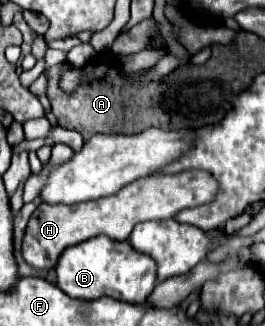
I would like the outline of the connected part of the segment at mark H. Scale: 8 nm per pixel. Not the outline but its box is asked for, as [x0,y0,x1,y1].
[23,171,219,269]

